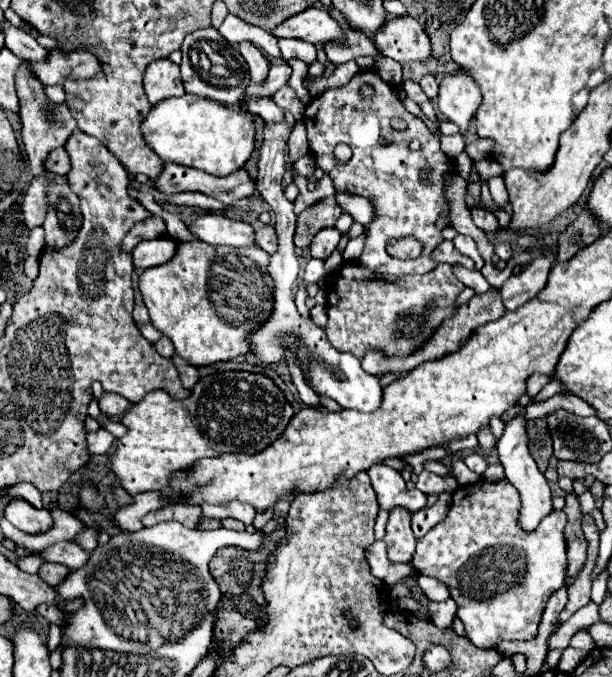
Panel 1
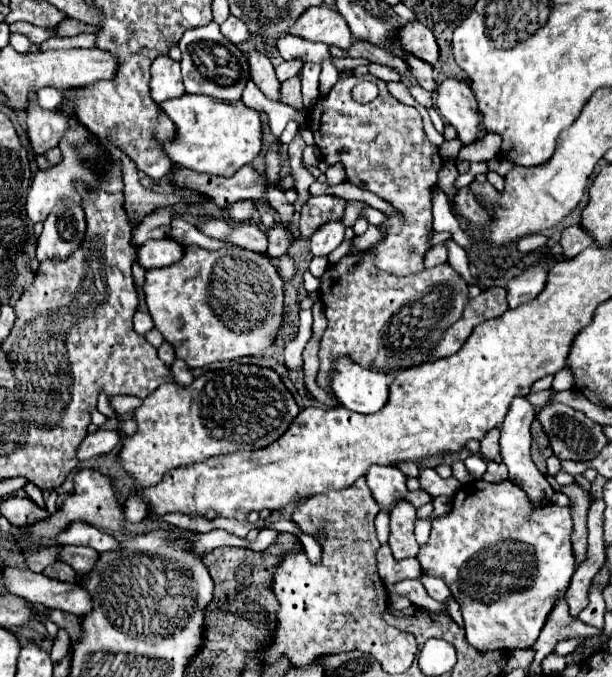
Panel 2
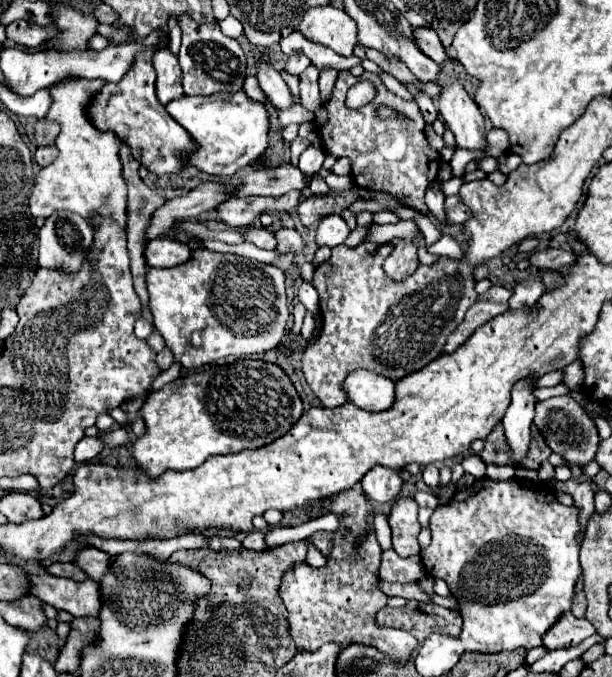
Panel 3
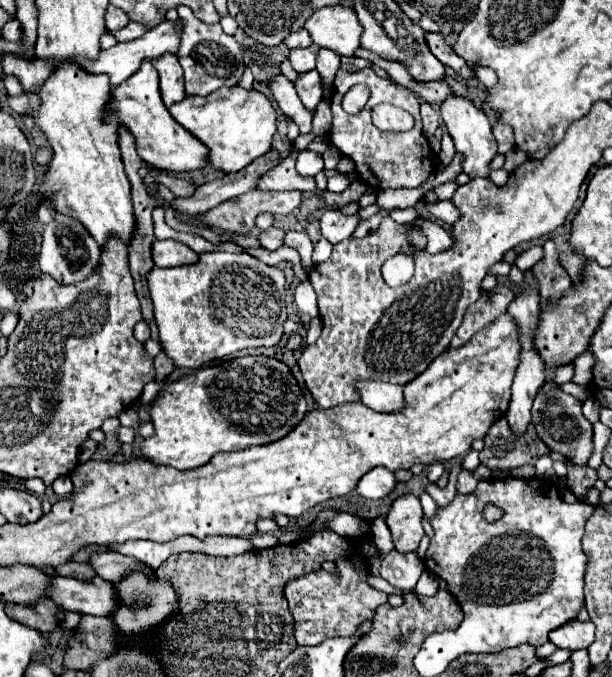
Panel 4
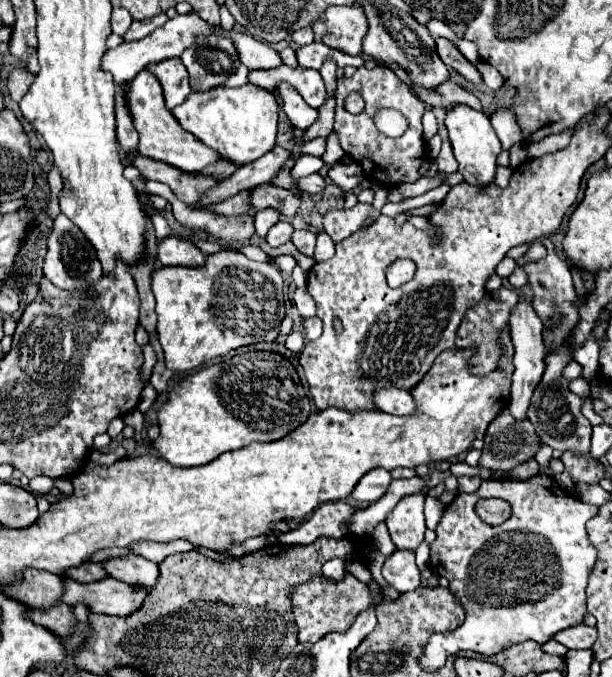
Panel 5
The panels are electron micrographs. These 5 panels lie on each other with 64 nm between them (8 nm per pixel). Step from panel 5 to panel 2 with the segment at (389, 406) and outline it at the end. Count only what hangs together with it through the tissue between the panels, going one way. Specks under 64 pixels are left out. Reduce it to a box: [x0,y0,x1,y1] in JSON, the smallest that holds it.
[330,356,388,412]

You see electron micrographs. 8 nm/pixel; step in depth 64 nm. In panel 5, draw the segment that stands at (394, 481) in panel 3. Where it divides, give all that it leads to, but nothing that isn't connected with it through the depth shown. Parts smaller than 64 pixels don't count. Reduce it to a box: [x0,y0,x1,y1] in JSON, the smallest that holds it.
[352,468,392,502]

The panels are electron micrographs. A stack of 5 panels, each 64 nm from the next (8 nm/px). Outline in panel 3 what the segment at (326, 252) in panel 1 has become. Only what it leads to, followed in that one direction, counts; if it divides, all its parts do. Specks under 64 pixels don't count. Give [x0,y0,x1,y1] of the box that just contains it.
[316,216,350,248]

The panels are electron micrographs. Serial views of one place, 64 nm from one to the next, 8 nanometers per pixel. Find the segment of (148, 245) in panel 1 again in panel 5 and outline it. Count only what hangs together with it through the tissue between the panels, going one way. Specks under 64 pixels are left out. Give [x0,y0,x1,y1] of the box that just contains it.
[158,238,206,266]

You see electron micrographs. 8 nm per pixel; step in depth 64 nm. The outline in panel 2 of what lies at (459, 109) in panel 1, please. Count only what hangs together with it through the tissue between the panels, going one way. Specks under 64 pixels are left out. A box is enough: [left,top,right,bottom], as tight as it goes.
[436,80,480,144]

